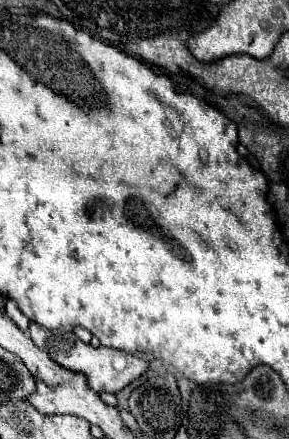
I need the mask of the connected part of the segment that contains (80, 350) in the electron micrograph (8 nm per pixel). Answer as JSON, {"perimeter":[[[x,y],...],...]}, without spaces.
{"perimeter":[[[30,323],[30,337],[32,341],[44,349],[50,359],[54,359],[60,367],[66,367],[74,373],[82,373],[86,375],[88,379],[88,387],[96,393],[102,393],[102,391],[108,391],[108,393],[118,393],[122,387],[126,387],[130,381],[134,381],[136,377],[140,377],[146,369],[148,369],[148,363],[134,357],[134,355],[128,355],[128,353],[122,353],[118,349],[106,349],[106,347],[98,347],[94,349],[92,345],[86,345],[82,343],[74,333],[64,333],[64,331],[52,331],[52,329],[44,329],[36,323]]]}

